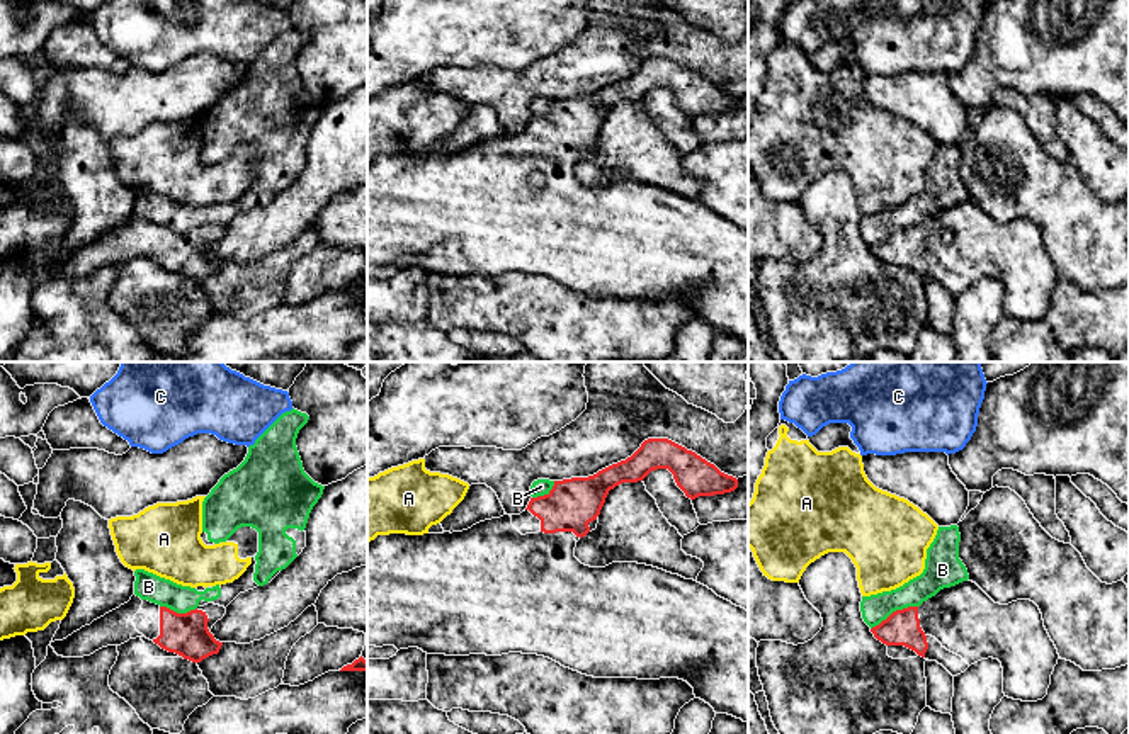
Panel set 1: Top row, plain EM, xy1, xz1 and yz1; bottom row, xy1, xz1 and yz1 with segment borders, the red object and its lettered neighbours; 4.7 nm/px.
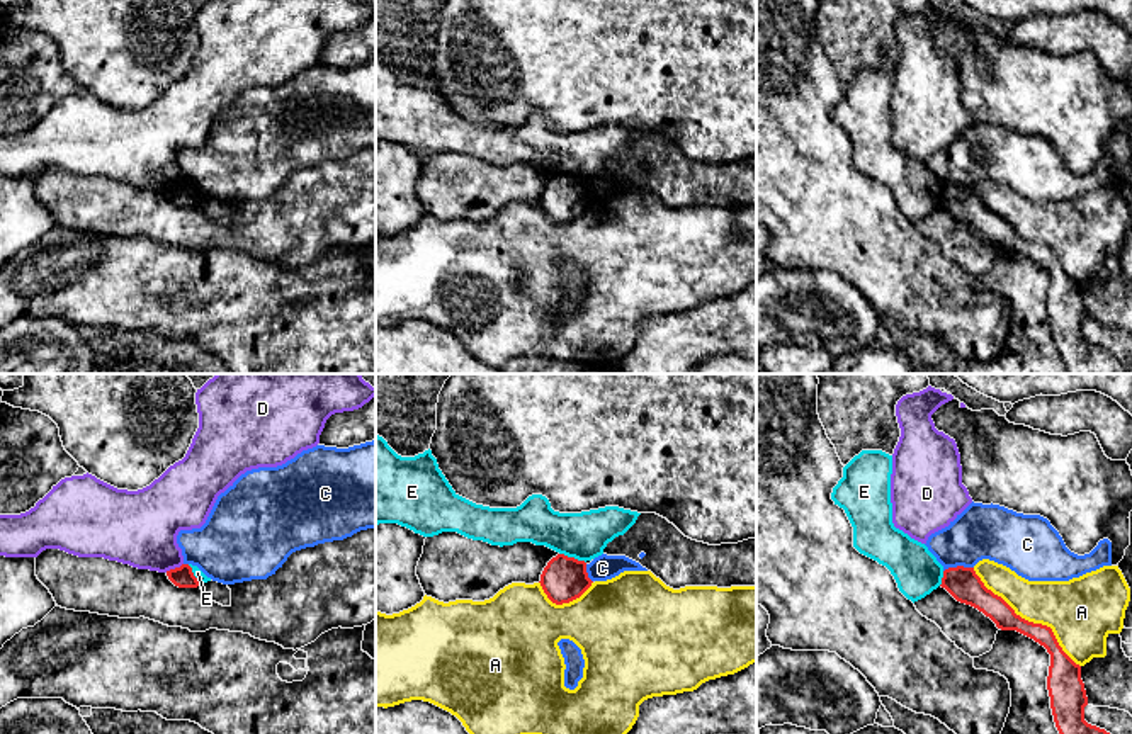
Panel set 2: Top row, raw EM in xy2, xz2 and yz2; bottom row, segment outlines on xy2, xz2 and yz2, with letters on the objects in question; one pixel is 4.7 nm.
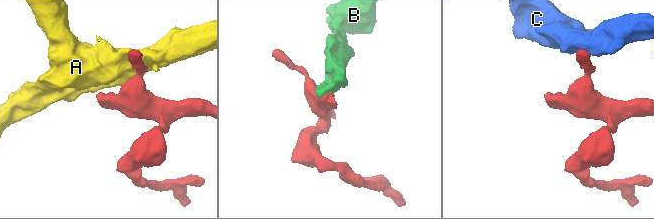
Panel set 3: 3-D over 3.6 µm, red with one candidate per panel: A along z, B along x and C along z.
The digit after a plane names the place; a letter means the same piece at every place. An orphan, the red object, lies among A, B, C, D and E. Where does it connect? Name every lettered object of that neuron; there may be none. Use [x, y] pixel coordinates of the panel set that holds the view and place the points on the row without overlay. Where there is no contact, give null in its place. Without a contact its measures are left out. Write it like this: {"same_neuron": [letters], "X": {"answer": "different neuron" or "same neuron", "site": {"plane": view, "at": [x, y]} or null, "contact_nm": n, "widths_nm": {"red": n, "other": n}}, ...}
{"same_neuron": [], "A": {"answer": "different neuron", "site": {"plane": "yz2", "at": [1027, 240]}, "contact_nm": 700, "widths_nm": {"red": 110, "other": 300}}, "B": {"answer": "different neuron", "site": {"plane": "yz1", "at": [893, 231]}, "contact_nm": 260, "widths_nm": {"red": 170, "other": 130}}, "C": {"answer": "different neuron", "site": {"plane": "yz2", "at": [957, 186]}, "contact_nm": 150, "widths_nm": {"red": 160, "other": 260}}, "D": {"answer": "different neuron", "site": {"plane": "xy2", "at": [175, 187]}, "contact_nm": 100, "widths_nm": {"red": 100, "other": 360}}, "E": {"answer": "different neuron", "site": {"plane": "xz2", "at": [573, 177]}, "contact_nm": 140, "widths_nm": {"red": 220, "other": 220}}}

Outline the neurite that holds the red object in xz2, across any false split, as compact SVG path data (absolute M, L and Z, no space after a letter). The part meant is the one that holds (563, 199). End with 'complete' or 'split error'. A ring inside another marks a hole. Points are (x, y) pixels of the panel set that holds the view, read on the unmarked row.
M558 173L544 187L539 202L552 223L563 224L580 217L593 200L585 180Z; complete

